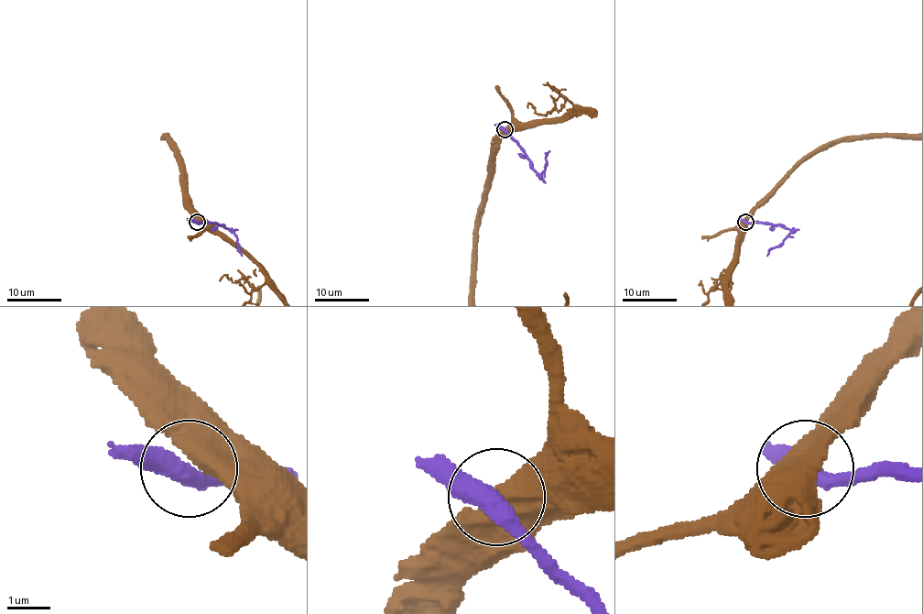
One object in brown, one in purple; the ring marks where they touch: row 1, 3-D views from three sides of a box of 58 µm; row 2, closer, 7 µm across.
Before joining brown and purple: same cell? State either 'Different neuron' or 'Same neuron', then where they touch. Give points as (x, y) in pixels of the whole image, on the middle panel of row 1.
Different neuron. Place: (504, 129)

